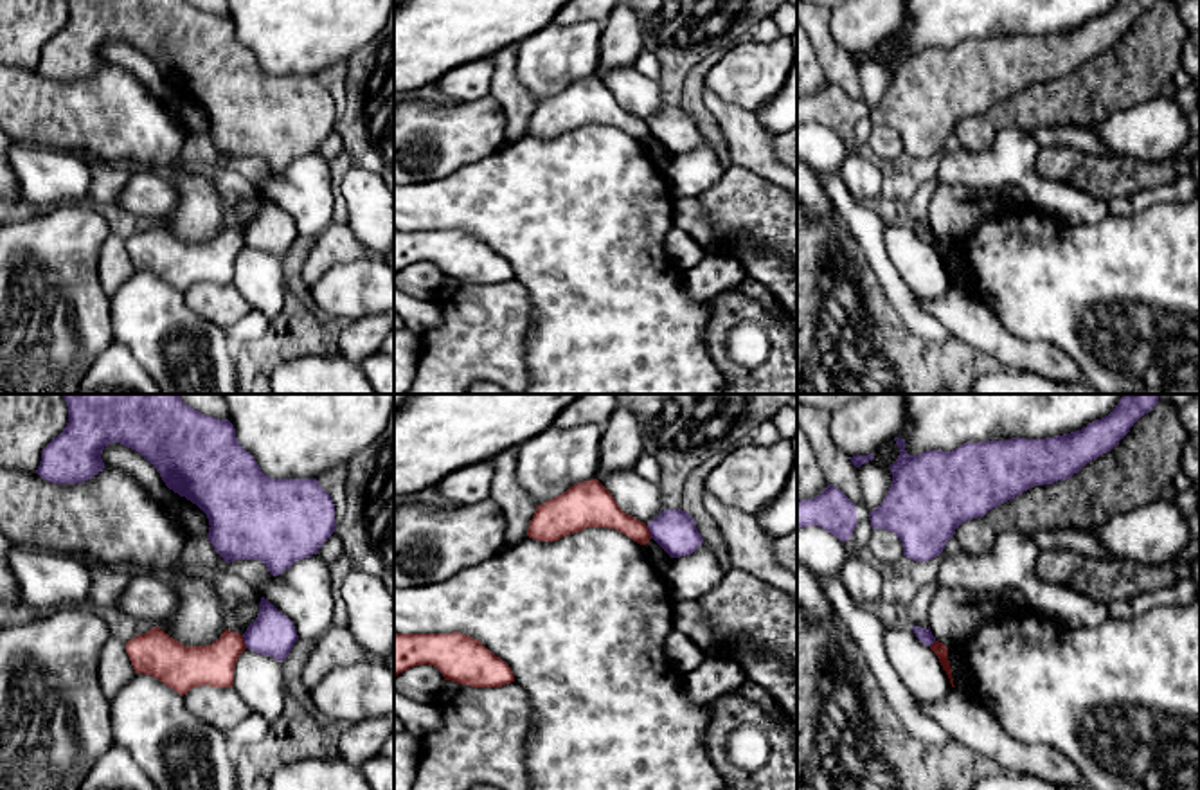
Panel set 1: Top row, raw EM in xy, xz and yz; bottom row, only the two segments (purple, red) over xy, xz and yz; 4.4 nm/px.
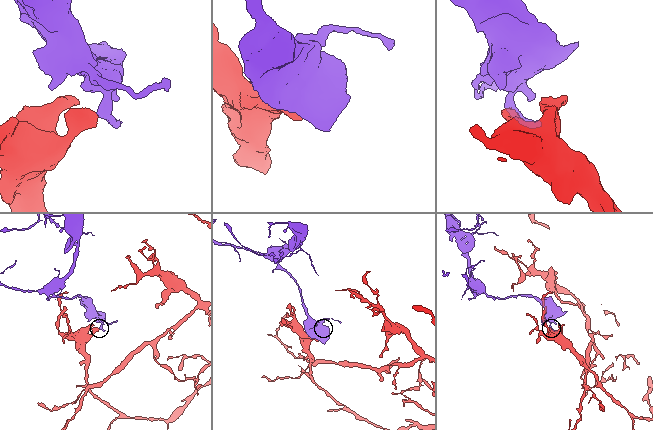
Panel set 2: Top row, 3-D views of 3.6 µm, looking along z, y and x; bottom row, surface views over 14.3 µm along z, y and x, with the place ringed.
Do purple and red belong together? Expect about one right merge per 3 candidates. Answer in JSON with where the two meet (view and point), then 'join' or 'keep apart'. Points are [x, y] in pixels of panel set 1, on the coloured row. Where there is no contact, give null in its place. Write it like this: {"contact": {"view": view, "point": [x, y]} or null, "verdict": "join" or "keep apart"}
{"contact": {"view": "xy", "point": [243, 639]}, "verdict": "keep apart"}

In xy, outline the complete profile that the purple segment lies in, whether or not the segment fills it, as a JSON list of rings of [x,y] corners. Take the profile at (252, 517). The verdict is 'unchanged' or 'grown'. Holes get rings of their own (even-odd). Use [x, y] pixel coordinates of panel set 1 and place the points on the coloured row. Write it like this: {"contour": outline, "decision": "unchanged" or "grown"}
{"contour": [[[63,394],[67,407],[68,407],[68,423],[63,432],[54,437],[41,452],[41,461],[36,473],[54,484],[77,484],[92,479],[99,471],[104,470],[104,462],[101,459],[103,450],[112,443],[121,443],[135,452],[139,452],[144,459],[148,459],[157,471],[160,473],[162,480],[169,489],[185,497],[193,504],[196,504],[209,518],[209,534],[207,540],[212,543],[216,552],[227,561],[236,560],[259,560],[266,565],[272,576],[279,576],[286,569],[290,569],[295,561],[309,558],[318,552],[324,542],[335,533],[336,520],[335,520],[335,504],[329,493],[318,484],[317,479],[273,479],[261,471],[259,464],[246,452],[236,437],[236,428],[228,419],[216,419],[212,416],[205,416],[182,401],[178,394]]], "decision": "unchanged"}

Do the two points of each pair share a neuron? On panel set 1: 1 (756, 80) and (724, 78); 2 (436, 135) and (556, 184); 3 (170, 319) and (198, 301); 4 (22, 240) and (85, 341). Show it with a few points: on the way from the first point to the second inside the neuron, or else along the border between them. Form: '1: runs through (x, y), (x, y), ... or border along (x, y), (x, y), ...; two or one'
1: runs through (749, 78), (731, 78); one
2: border along (504, 144), (448, 175); two
3: border along (182, 294), (191, 310), (223, 330); two
4: runs through (22, 265), (22, 272), (65, 315); one

